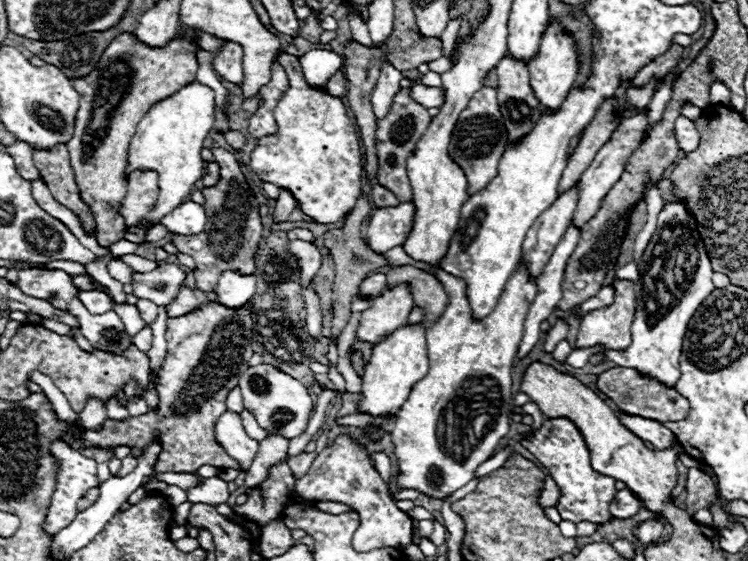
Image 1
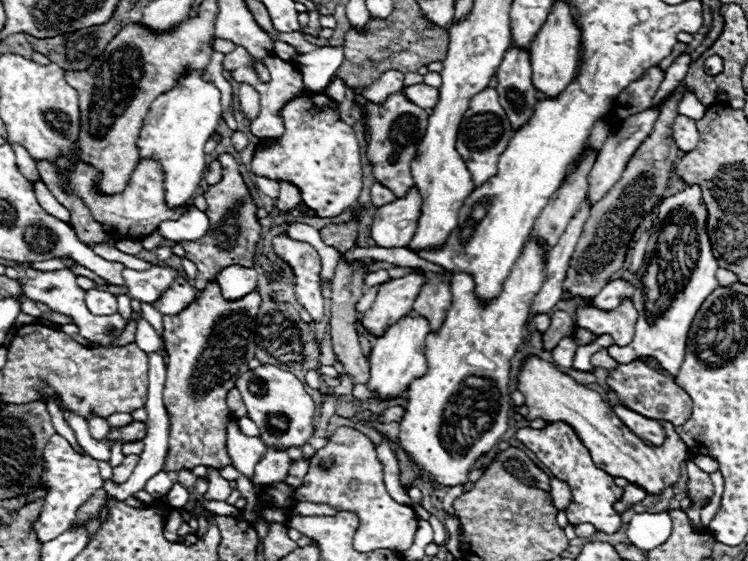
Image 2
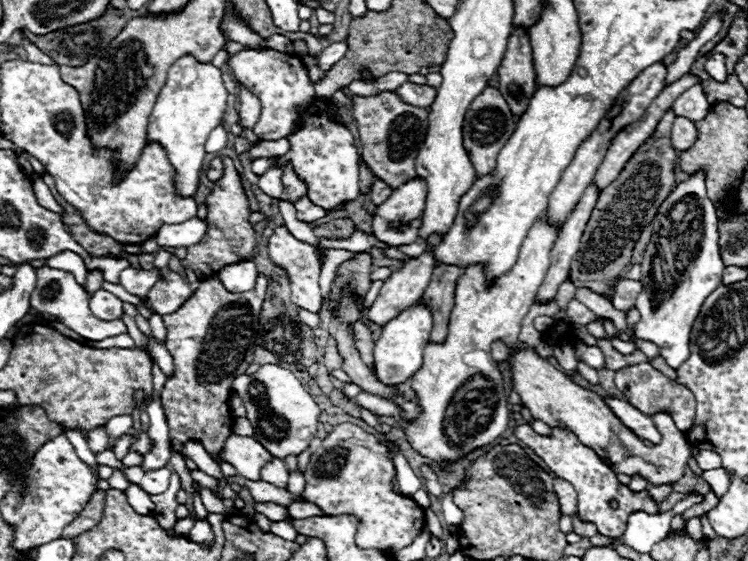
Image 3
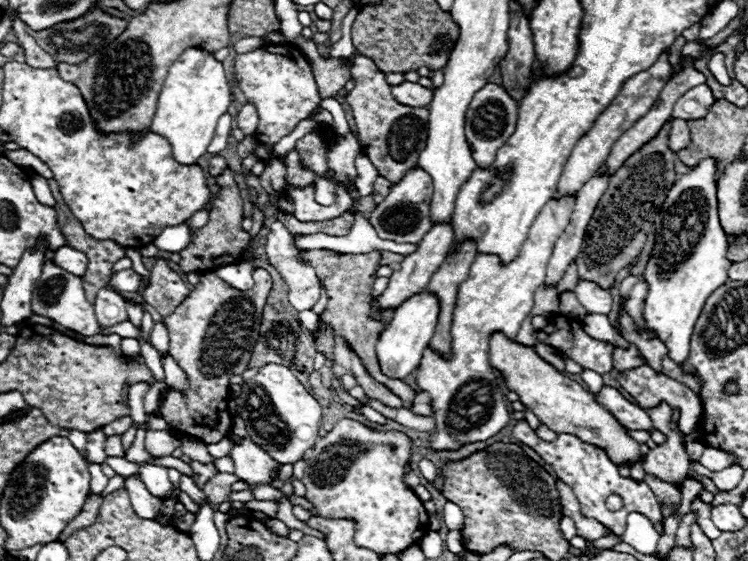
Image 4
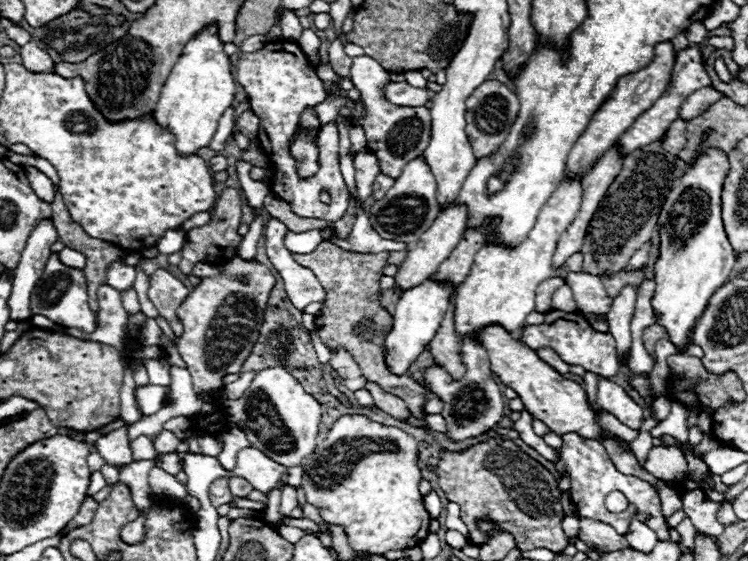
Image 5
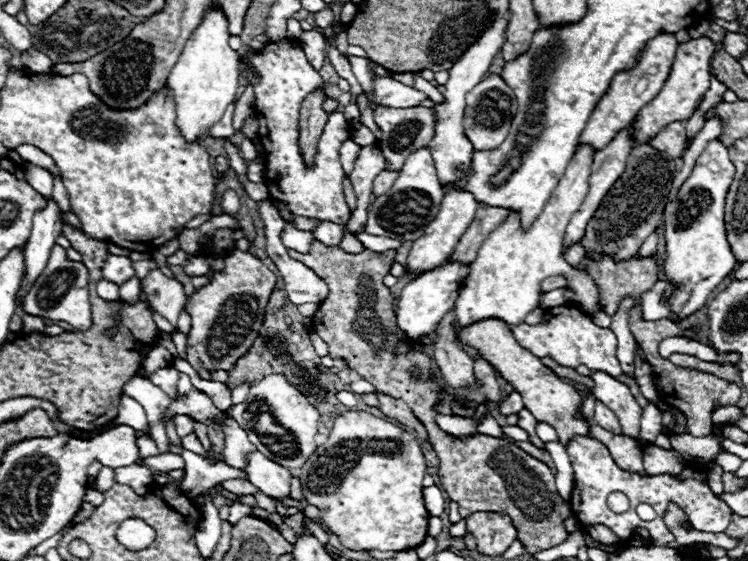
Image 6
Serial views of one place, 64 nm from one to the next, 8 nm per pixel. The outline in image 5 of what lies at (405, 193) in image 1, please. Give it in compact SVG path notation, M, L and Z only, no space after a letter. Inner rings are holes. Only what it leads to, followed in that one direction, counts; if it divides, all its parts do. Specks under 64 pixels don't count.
M370 56L354 58L350 80L354 82L354 88L360 92L360 102L364 104L364 110L366 110L366 114L358 122L366 134L366 142L368 142L366 148L370 148L370 152L376 154L382 174L390 178L398 178L406 162L418 158L430 142L430 110L428 108L402 108L388 102L384 98L388 72L382 70L382 66Z

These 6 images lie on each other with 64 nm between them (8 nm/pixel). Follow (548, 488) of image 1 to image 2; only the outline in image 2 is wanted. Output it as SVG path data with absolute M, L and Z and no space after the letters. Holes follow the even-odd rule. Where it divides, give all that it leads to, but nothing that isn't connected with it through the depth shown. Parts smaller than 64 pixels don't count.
M550 478L550 496L552 496L552 504L558 510L566 508L570 504L570 500L572 500L572 494L570 494L568 486L564 482L556 480L556 478Z

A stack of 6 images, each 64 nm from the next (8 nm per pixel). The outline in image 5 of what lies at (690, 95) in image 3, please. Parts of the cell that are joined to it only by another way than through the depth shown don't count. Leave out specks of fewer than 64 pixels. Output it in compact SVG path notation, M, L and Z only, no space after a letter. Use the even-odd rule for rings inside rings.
M712 86L700 88L700 90L696 90L692 96L688 96L686 102L682 102L680 114L682 114L682 118L690 120L690 118L694 118L694 116L706 112L716 100L719 100L722 97L724 97L724 94L718 94Z

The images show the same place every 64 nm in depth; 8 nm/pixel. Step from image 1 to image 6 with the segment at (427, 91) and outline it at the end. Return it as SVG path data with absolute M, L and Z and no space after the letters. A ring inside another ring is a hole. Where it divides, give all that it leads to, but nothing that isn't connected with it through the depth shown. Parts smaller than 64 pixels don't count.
M376 78L374 100L390 108L412 108L426 100L428 96L412 86L396 82L392 78Z

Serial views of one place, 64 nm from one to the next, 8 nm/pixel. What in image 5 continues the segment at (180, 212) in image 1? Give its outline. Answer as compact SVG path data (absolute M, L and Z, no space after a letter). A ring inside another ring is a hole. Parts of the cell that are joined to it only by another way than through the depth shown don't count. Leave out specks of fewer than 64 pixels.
M182 228L178 230L168 230L164 236L162 236L162 242L158 242L158 252L162 254L174 254L174 252L180 252L182 246L186 242L186 232Z

